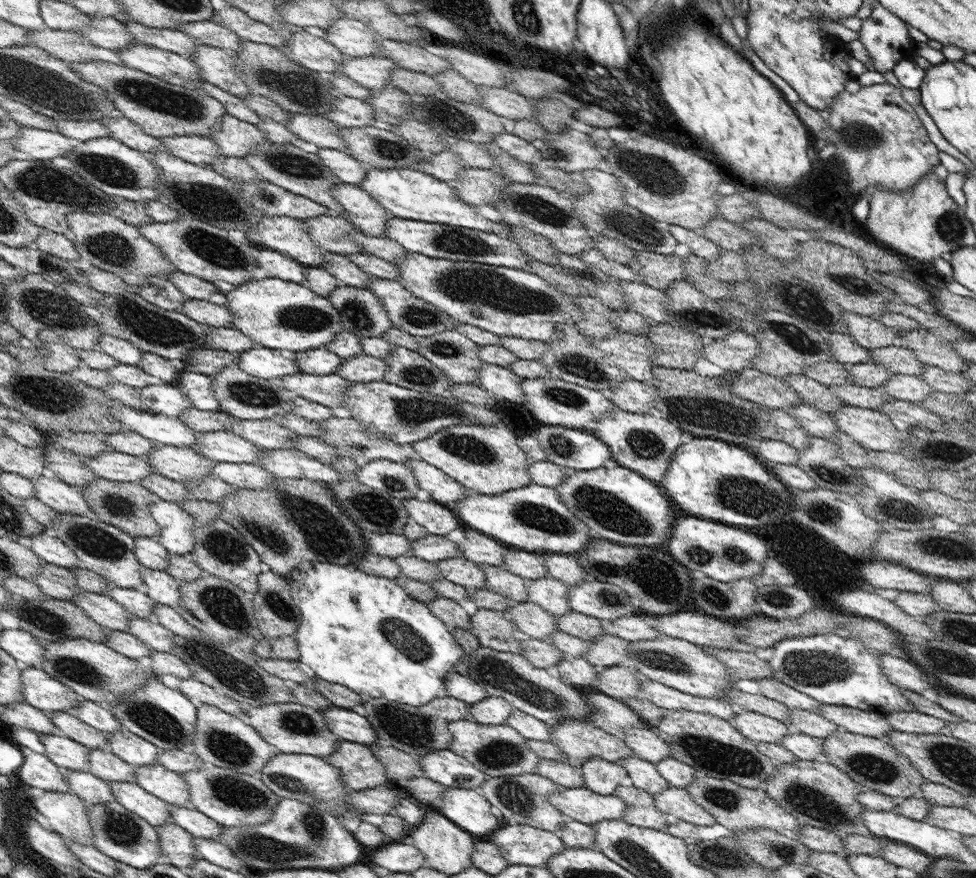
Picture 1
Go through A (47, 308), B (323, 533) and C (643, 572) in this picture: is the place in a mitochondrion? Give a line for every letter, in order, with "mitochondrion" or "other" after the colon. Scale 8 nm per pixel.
A: mitochondrion
B: mitochondrion
C: mitochondrion

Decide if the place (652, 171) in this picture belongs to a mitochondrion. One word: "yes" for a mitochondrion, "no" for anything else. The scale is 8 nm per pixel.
yes

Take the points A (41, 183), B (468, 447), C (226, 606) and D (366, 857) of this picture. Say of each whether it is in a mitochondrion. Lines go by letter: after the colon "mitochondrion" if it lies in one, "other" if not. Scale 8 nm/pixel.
A: mitochondrion
B: mitochondrion
C: mitochondrion
D: other

